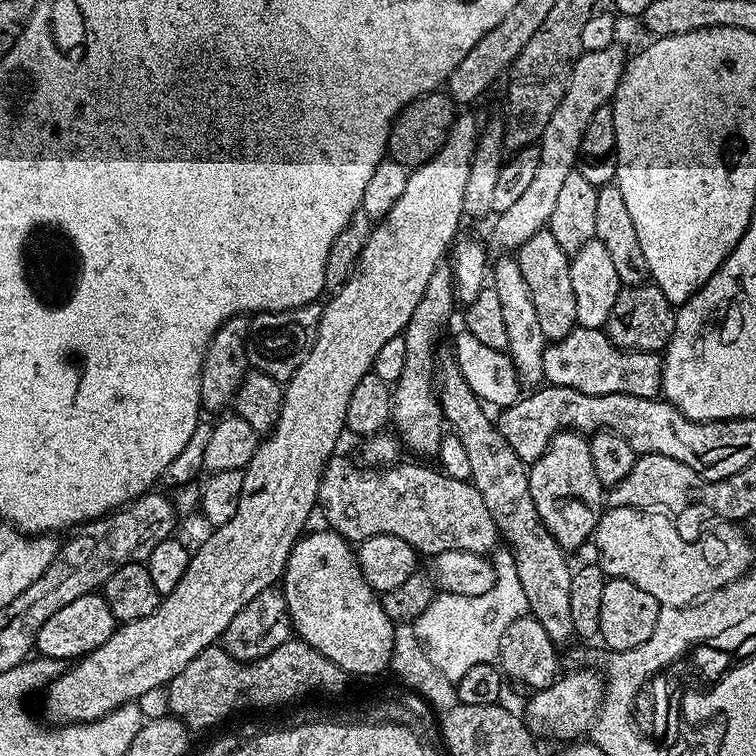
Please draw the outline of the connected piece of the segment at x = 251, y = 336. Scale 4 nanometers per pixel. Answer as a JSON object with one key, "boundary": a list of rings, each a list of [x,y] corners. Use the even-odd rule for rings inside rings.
{"boundary":[[[313,302],[281,312],[258,312],[249,319],[246,338],[246,358],[249,369],[266,374],[270,378],[287,382],[306,362],[306,354],[316,341],[324,304]]]}

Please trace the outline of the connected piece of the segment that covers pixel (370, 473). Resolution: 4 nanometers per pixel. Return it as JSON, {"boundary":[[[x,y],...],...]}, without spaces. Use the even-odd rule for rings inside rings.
{"boundary":[[[333,454],[324,468],[318,508],[324,511],[325,525],[345,540],[359,542],[374,534],[394,534],[428,558],[446,550],[488,554],[498,544],[494,518],[471,482],[452,480],[435,467],[423,468],[420,462],[355,468],[340,455]]]}

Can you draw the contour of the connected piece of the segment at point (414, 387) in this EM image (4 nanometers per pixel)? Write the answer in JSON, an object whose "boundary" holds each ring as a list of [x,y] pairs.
{"boundary":[[[447,263],[439,264],[430,274],[430,283],[422,293],[422,302],[414,309],[410,322],[402,333],[406,342],[406,366],[394,382],[394,403],[391,423],[401,445],[413,452],[413,457],[435,457],[440,450],[440,442],[446,435],[444,412],[438,399],[438,359],[436,360],[436,339],[452,316],[452,307],[457,307],[456,285],[452,282],[452,269]]]}

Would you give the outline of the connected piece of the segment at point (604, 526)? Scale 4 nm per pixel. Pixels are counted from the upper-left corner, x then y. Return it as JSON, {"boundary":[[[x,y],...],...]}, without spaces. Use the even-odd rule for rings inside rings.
{"boundary":[[[609,507],[600,516],[600,521],[594,533],[596,556],[600,569],[605,577],[614,580],[634,582],[646,594],[651,594],[661,606],[665,608],[687,608],[697,602],[703,601],[703,596],[711,592],[727,589],[728,585],[739,580],[749,568],[753,567],[752,544],[744,537],[742,527],[728,522],[723,525],[724,536],[715,536],[708,532],[704,540],[684,540],[684,536],[672,525],[673,517],[664,510],[650,508],[621,508]]]}

